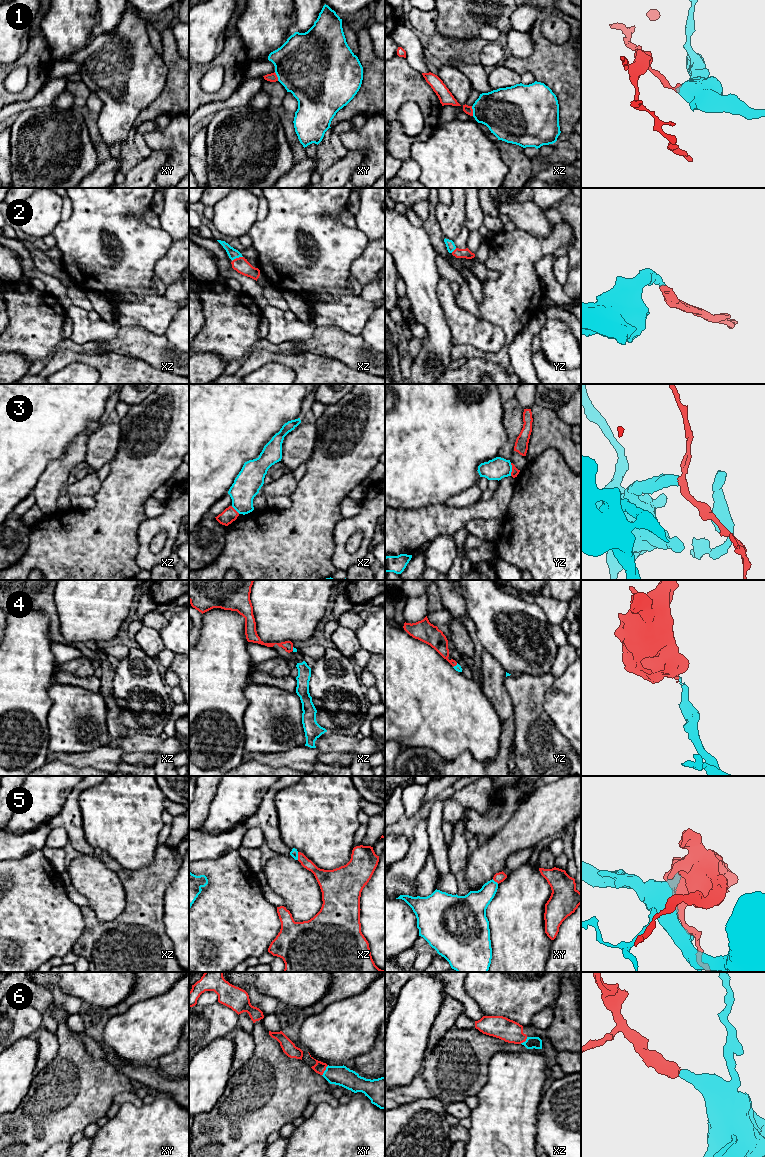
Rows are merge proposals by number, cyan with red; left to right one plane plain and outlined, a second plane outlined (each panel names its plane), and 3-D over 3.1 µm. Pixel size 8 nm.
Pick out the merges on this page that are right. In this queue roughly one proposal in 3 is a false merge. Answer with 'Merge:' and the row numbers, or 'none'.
Merge: 2, 4, 6

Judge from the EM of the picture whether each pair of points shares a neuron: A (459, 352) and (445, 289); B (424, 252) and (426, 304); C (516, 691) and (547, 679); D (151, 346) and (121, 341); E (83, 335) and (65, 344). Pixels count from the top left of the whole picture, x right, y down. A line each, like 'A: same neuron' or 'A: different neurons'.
A: different neurons
B: same neuron
C: same neuron
D: same neuron
E: different neurons

